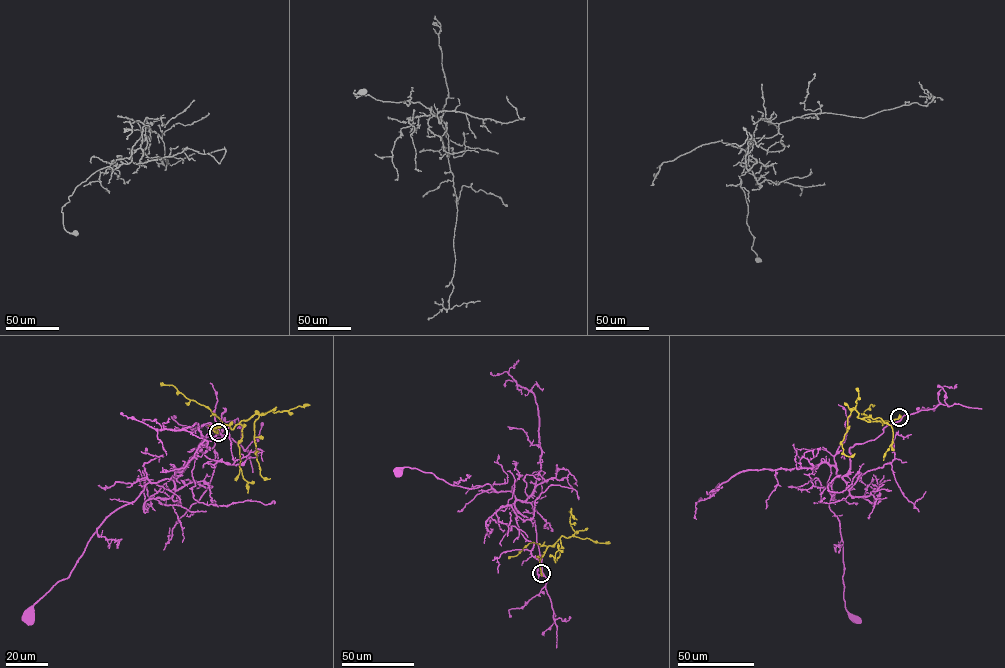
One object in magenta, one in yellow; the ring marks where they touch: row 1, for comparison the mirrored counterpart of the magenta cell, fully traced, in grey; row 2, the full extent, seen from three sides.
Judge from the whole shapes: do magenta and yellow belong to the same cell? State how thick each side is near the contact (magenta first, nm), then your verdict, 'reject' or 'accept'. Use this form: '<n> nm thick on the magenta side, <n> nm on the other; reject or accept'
280 nm thick on the magenta side, 600 nm on the other; accept

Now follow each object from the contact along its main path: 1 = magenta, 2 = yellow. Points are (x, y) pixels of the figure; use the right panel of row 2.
1: (899, 417), (874, 440), (850, 447), (850, 468), (831, 486), (845, 608), (858, 619)
2: (899, 417), (869, 422), (857, 417), (858, 413), (852, 410), (841, 445), (846, 456), (854, 453)

